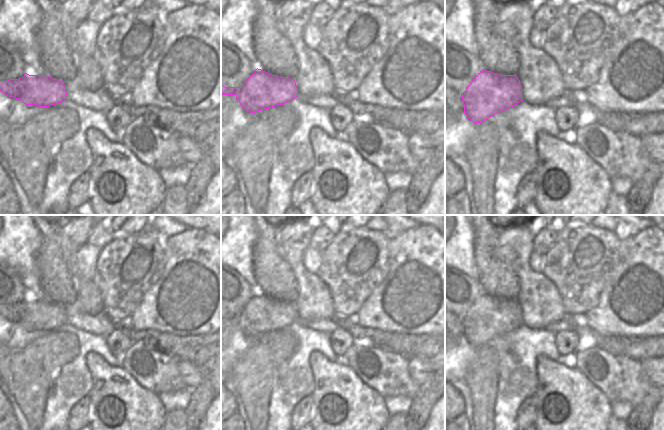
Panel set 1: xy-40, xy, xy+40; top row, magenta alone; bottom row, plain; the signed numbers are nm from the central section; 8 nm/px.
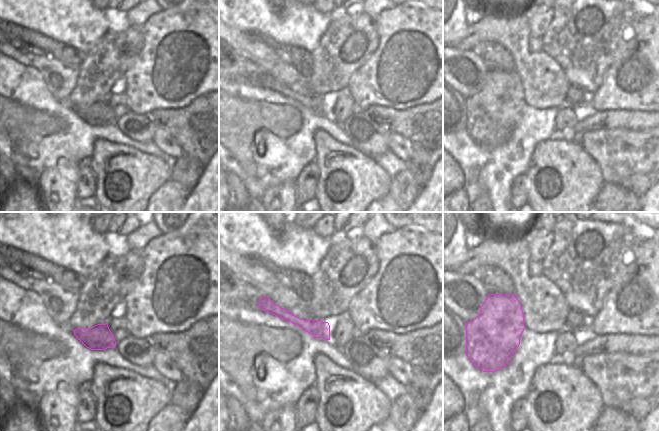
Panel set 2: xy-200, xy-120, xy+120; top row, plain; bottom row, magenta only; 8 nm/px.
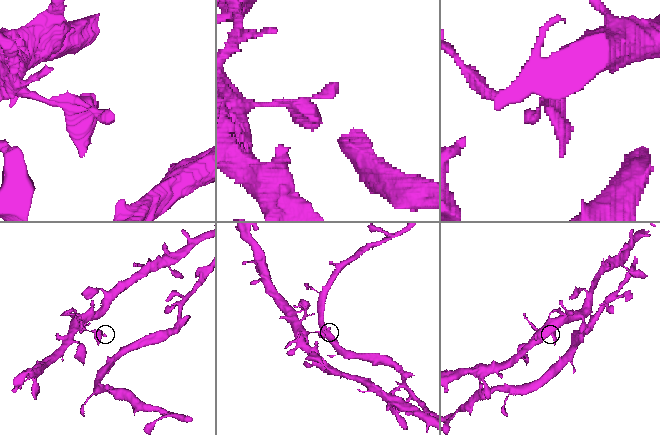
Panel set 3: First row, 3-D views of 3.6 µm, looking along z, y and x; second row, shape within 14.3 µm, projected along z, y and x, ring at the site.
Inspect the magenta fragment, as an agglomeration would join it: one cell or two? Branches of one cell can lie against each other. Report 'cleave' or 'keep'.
cleave

